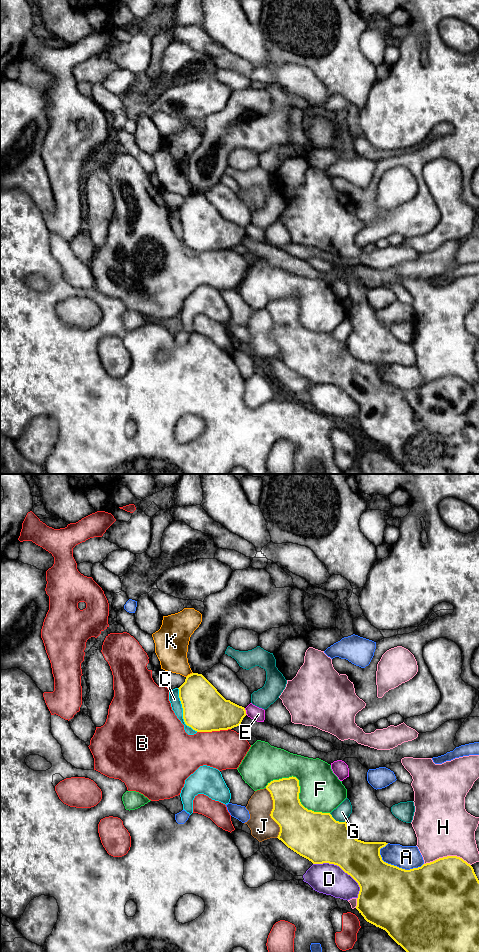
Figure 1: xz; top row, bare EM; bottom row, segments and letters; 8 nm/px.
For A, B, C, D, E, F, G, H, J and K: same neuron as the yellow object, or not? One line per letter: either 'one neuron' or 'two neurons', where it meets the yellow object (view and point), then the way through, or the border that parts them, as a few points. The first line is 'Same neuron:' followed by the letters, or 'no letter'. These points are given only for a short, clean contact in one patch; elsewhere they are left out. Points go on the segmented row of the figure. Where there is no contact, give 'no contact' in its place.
Same neuron: no letter
A: two neurons | xz (398, 867)
B: two neurons | xz (213, 730)
C: two neurons | xz (183, 712)
D: two neurons | xz (342, 869)
E: two neurons | xz (245, 711) | along xz (244, 708), (247, 714)
F: two neurons | xz (299, 789)
G: two neurons | xz (337, 821)
H: two neurons | xz (447, 856)
J: two neurons | xz (271, 813)
K: two neurons | xz (190, 674) | along xz (192, 672), (186, 677)

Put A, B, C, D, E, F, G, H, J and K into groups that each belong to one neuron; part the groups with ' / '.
A / B / C / D / E / F / G / H / J / K

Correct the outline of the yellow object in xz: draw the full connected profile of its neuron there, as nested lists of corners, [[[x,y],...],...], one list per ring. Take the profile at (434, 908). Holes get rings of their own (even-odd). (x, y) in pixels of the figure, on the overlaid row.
[[[296,777],[273,780],[266,786],[273,800],[271,818],[279,825],[278,839],[313,864],[339,866],[359,885],[356,909],[364,919],[385,930],[406,952],[479,952],[479,880],[473,867],[457,856],[439,858],[421,867],[405,870],[382,860],[380,849],[386,842],[364,842],[349,831],[346,821],[336,821],[330,813],[305,808],[299,799]]]

